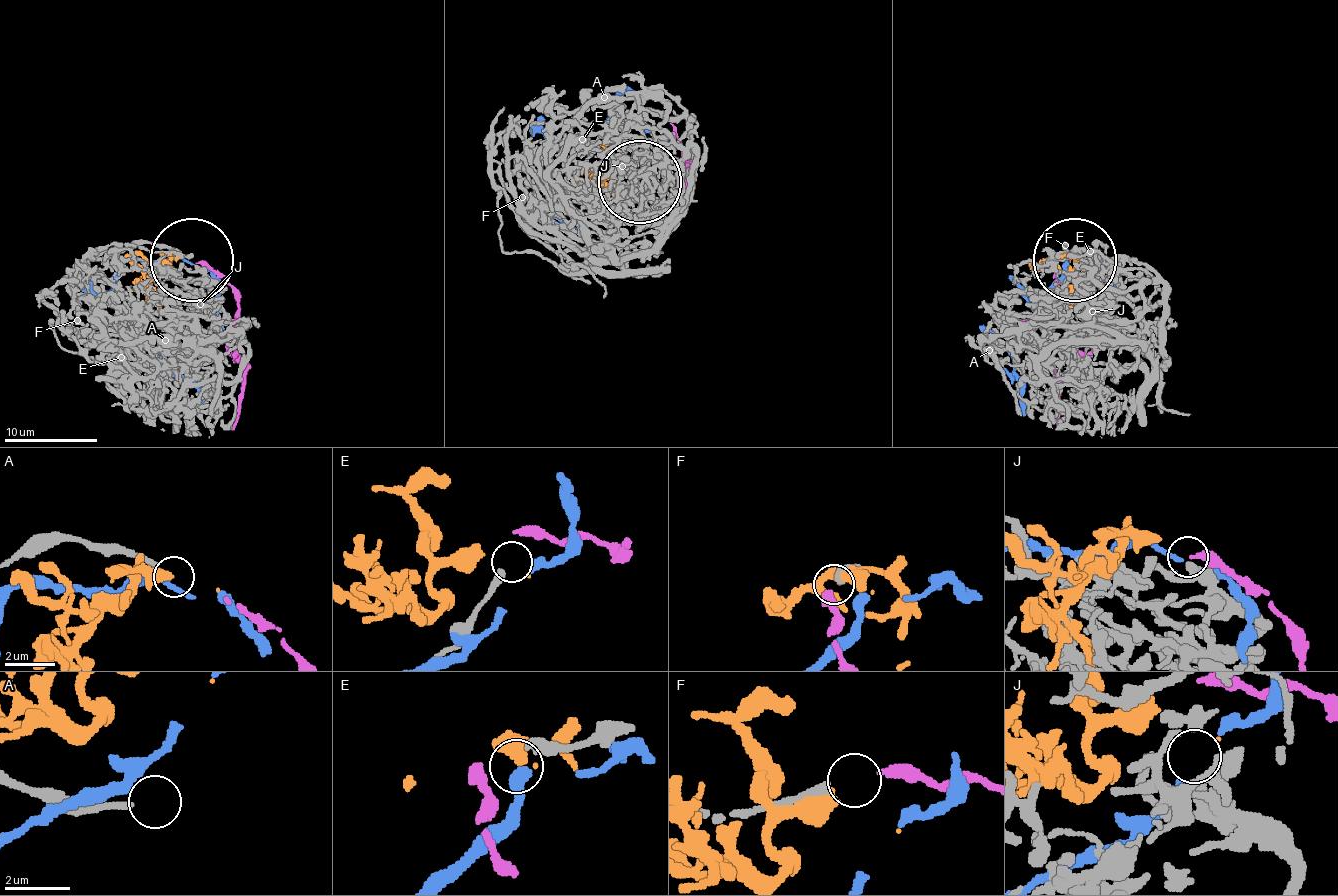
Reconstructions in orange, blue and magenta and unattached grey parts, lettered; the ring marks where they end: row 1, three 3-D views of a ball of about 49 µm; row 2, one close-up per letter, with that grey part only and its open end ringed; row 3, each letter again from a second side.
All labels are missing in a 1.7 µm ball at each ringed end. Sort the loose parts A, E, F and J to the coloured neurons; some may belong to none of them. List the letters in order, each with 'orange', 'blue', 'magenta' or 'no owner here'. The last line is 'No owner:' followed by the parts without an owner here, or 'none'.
A: no owner here
E: no owner here
F: magenta
J: orange
No owner: A, E

